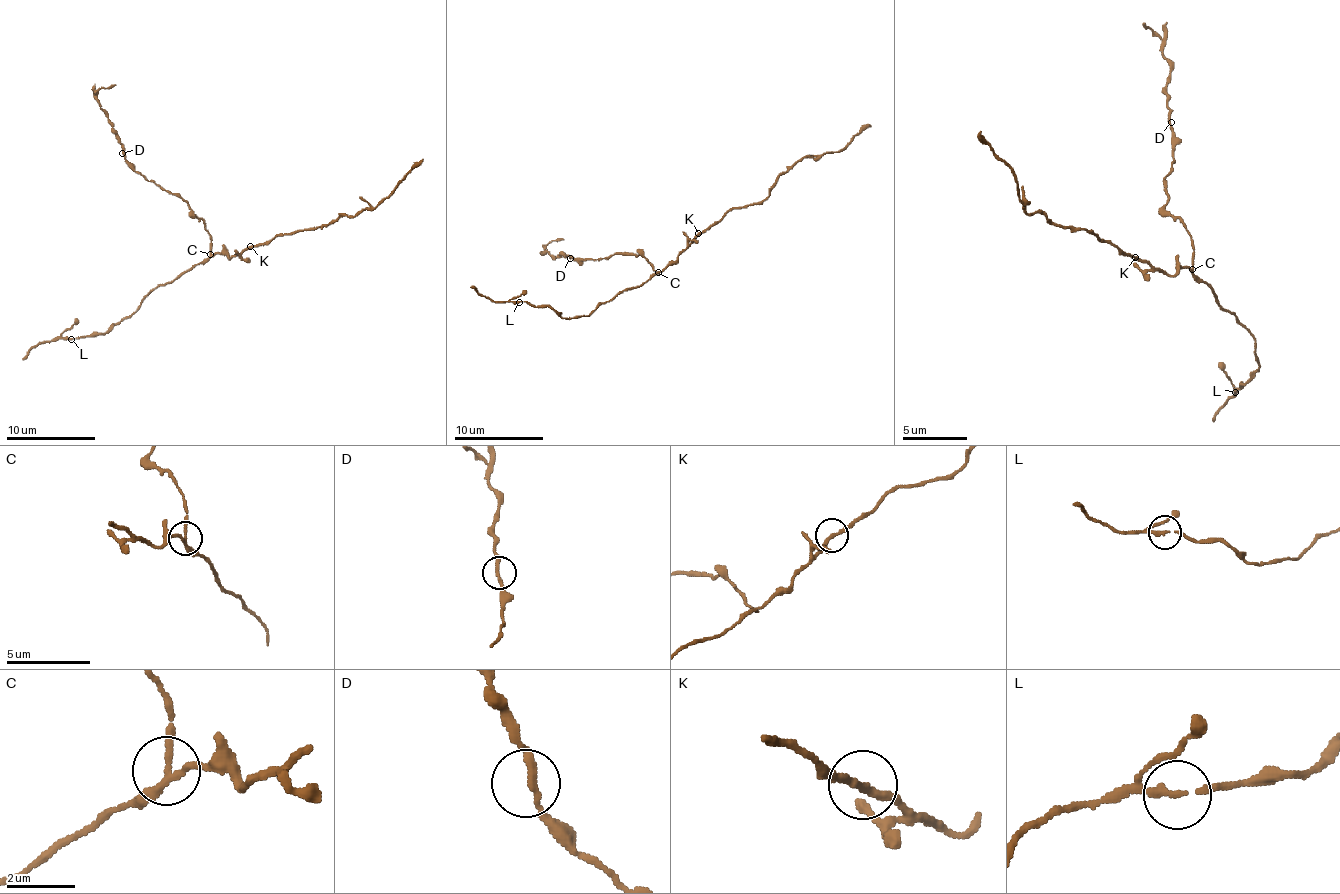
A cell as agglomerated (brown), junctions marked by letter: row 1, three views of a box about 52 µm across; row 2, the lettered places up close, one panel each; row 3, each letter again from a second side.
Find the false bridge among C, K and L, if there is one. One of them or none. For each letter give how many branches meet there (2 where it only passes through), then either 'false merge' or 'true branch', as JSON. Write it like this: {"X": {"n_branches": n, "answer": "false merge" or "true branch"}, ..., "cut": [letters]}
{"C": {"n_branches": 3, "answer": "false merge"}, "K": {"n_branches": 2, "answer": "true branch"}, "L": {"n_branches": 2, "answer": "true branch"}, "cut": ["C"]}

